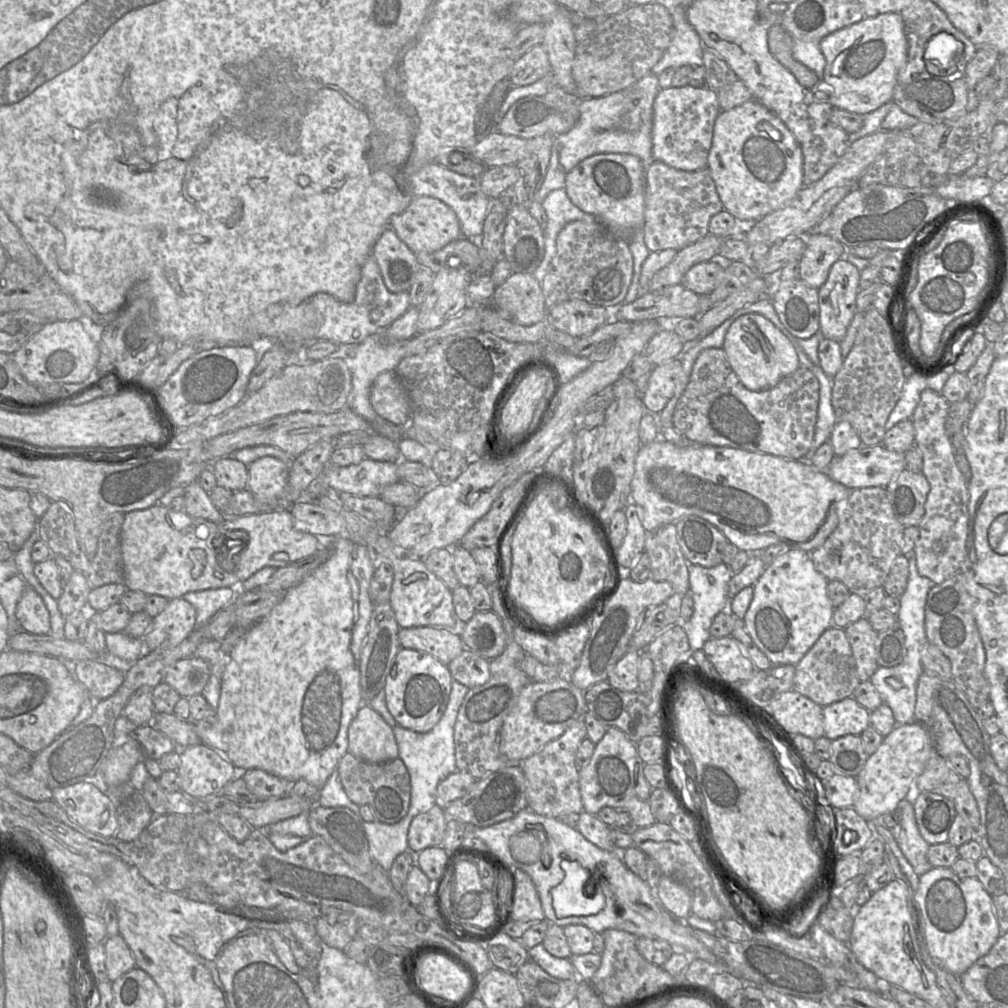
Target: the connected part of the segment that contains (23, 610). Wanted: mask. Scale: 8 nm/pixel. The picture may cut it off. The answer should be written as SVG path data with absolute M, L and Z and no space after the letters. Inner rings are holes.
M26 586L23 591L15 613L21 630L31 634L49 634L49 611L42 597L31 586Z

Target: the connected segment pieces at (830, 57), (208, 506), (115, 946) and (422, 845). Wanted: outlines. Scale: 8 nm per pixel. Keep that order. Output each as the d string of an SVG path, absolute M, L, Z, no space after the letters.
M886 13L835 31L820 41L826 59L824 82L828 84L829 103L852 113L865 115L893 98L899 71L906 65L908 43L903 18Z
M197 481L186 486L183 496L185 498L185 512L188 515L217 524L222 524L226 519L222 511L214 506L209 494Z
M120 934L107 936L103 944L105 967L110 982L115 981L136 967L134 956Z
M437 805L417 815L409 828L408 847L421 852L429 847L442 846L447 819L444 809Z

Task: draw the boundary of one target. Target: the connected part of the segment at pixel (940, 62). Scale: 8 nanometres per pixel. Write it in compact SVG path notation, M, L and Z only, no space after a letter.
M941 32L933 36L927 43L924 52L924 61L948 71L954 67L962 57L963 44L952 35Z

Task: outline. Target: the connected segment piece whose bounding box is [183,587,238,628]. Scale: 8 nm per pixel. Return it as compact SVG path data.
M223 587L192 591L183 598L196 609L195 628L204 626L220 609L231 603L238 593L238 588Z

